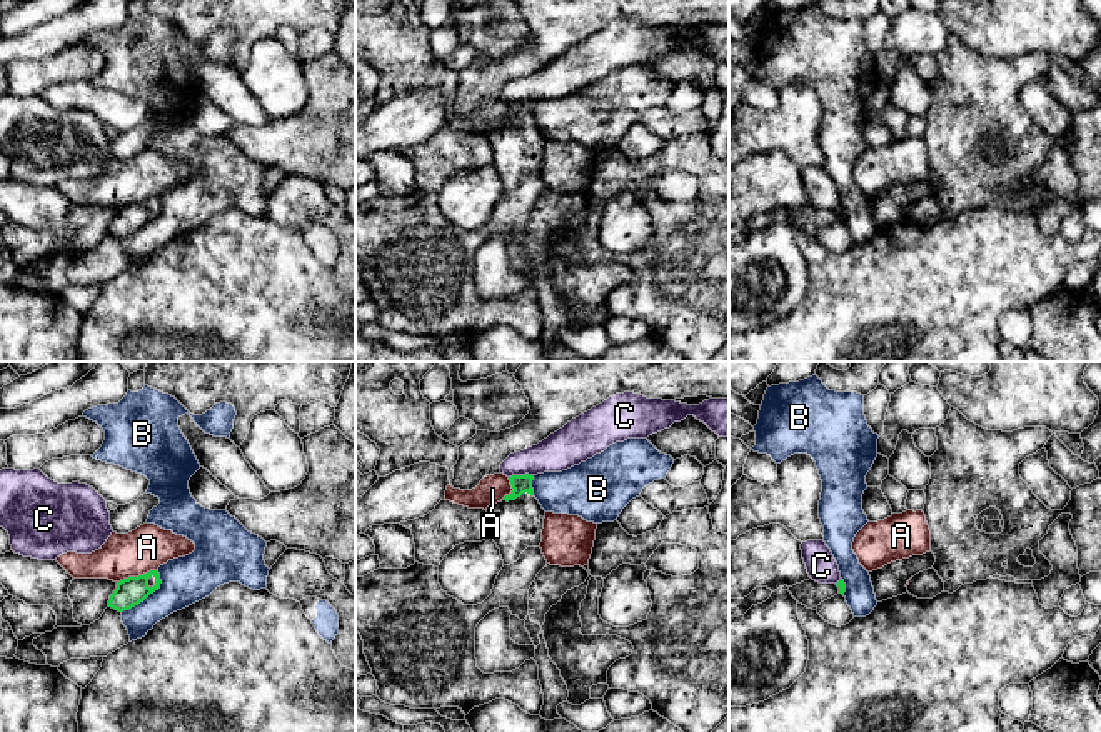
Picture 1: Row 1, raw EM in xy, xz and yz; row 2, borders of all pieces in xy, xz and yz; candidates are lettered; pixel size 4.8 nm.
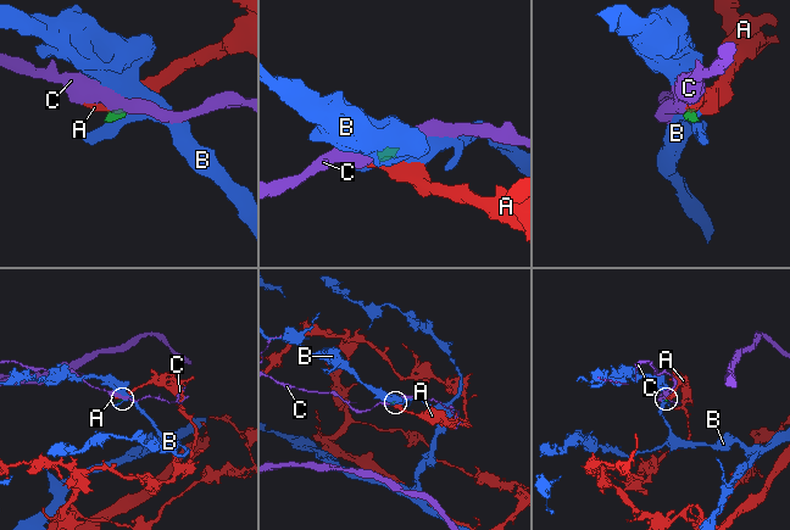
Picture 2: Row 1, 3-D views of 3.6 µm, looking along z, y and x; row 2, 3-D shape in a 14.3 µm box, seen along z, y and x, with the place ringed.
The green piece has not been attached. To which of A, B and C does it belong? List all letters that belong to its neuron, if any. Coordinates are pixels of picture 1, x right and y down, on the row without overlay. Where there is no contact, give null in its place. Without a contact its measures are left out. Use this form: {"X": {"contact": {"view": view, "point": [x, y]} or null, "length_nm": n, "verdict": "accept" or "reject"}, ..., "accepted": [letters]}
{"A": {"contact": {"view": "xy", "point": [135, 204]}, "length_nm": 200, "verdict": "reject"}, "B": {"contact": {"view": "xy", "point": [149, 220]}, "length_nm": 280, "verdict": "reject"}, "C": {"contact": {"view": "xz", "point": [521, 102]}, "length_nm": 120, "verdict": "reject"}, "accepted": []}

